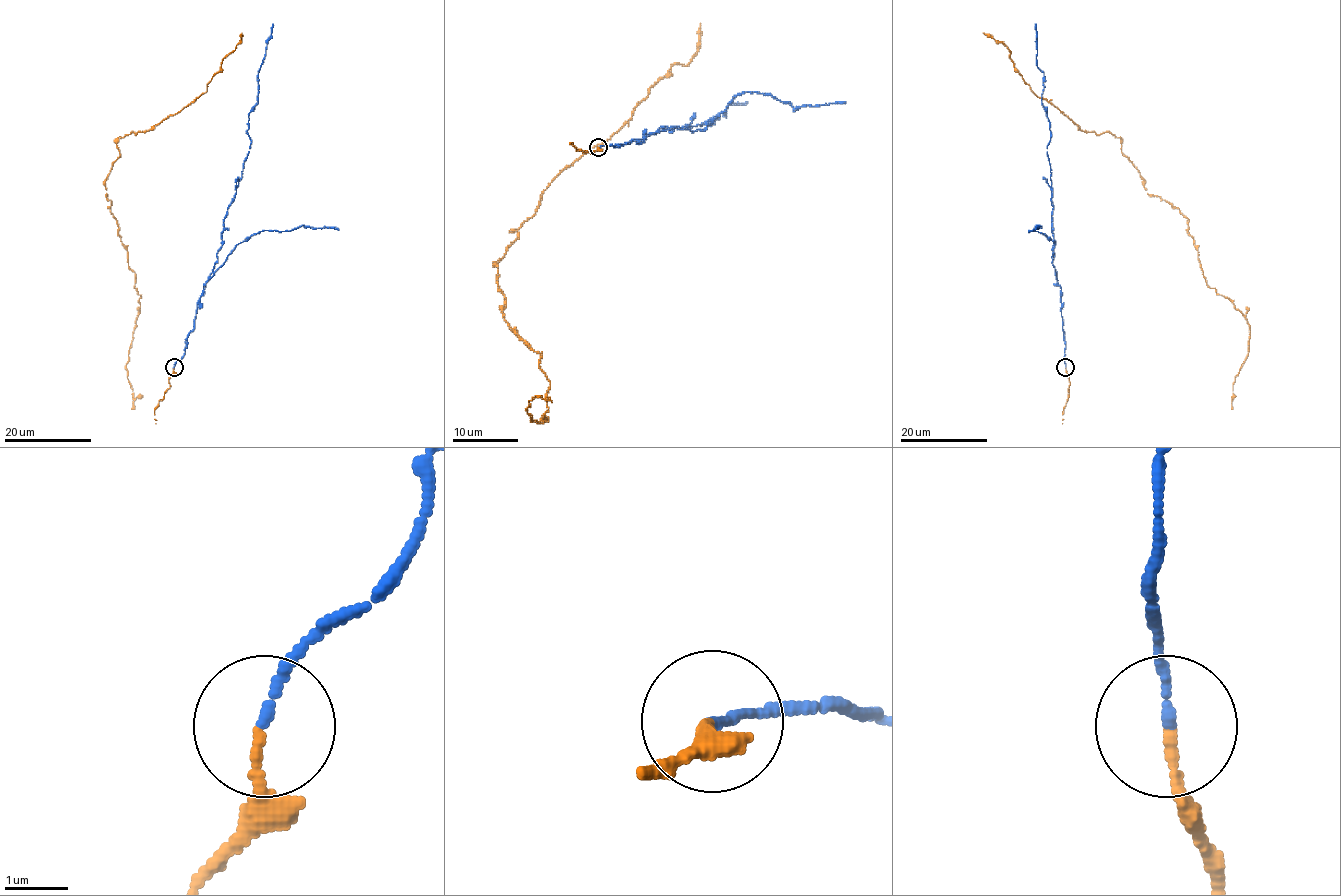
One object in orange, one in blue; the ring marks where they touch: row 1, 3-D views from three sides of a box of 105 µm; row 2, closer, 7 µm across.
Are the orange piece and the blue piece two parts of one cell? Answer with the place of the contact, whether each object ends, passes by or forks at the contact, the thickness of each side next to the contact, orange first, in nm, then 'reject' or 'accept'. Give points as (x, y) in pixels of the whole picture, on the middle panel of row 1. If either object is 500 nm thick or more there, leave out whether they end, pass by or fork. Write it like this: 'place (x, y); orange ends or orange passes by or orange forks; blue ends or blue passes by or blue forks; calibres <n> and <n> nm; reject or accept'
place (598, 147); orange ends; blue ends; calibres 140 and 140 nm; accept

